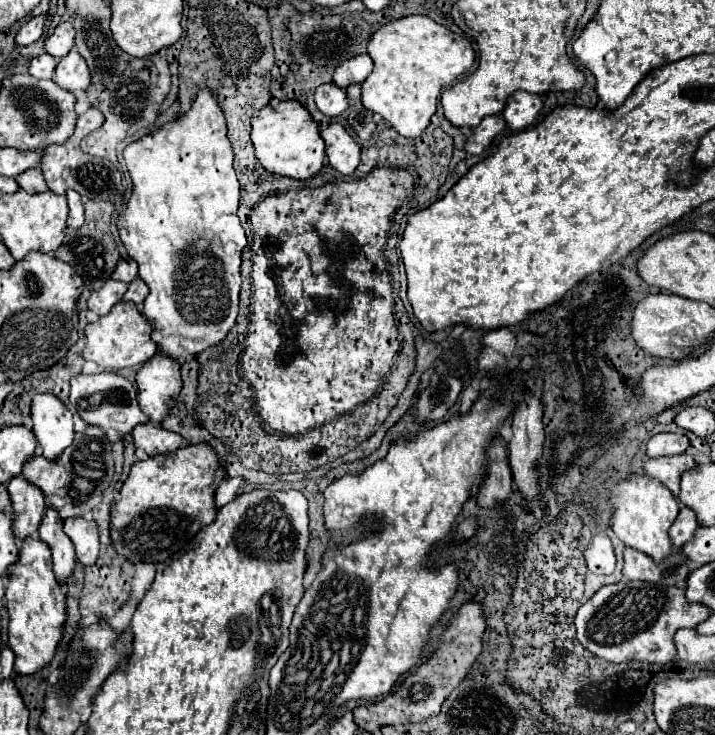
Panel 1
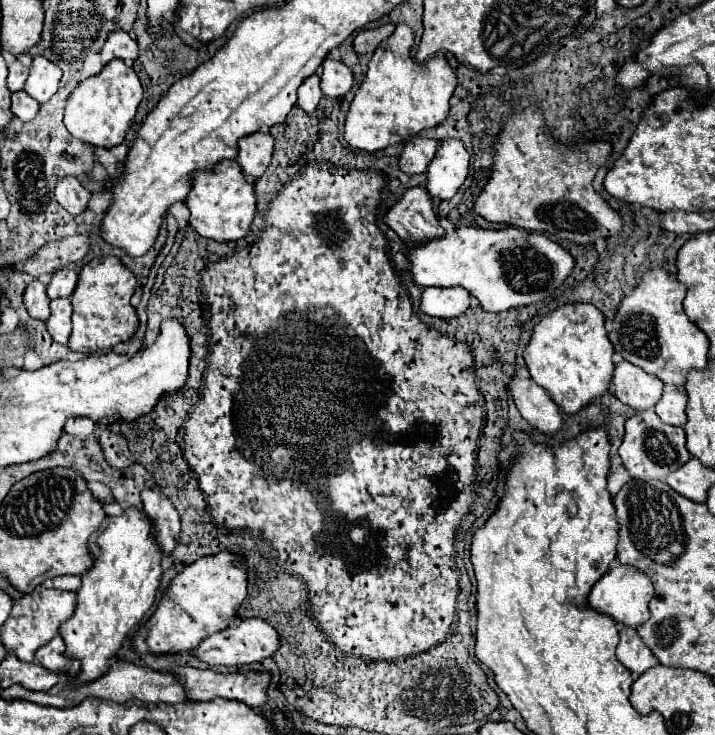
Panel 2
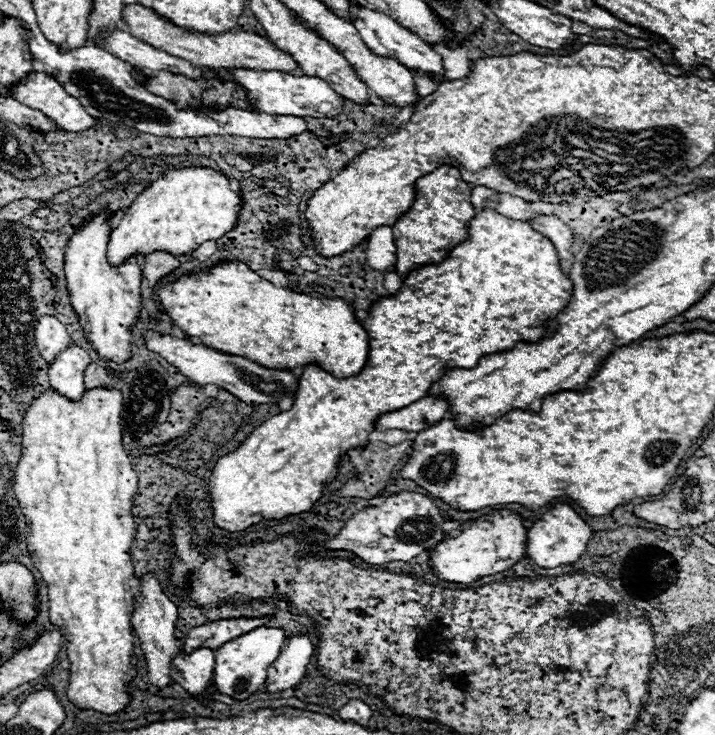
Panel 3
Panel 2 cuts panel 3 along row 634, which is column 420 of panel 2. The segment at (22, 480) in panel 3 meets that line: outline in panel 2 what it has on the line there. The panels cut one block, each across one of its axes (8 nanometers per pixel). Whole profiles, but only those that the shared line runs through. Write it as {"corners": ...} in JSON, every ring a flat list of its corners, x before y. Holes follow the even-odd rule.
{"corners":[[398,24,394,34,390,38,386,38,372,54,370,62,368,62,368,72,362,80,362,86,358,88,350,110,346,114,346,124,344,124,344,140,356,148,356,150,366,150,366,152,374,152,374,150,382,150,390,144,398,144,398,142,406,142,412,136,416,136,422,130,428,130,436,124,440,124,450,110,450,96,454,94,456,88,456,76,452,72,452,68,448,66,448,62,444,60,444,56,434,56,426,62,416,62,414,58,410,58,410,46,414,44,414,34,412,28,406,24]]}

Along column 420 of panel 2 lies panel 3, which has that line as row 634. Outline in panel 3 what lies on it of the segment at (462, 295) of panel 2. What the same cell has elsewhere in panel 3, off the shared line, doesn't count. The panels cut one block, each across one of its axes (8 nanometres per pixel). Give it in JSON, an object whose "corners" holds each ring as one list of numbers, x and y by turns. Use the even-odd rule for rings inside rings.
{"corners":[[306,630,302,634,290,636,272,668,268,668,268,680,266,680,268,692,282,692,298,686,306,674,306,666,312,654,314,644]]}

